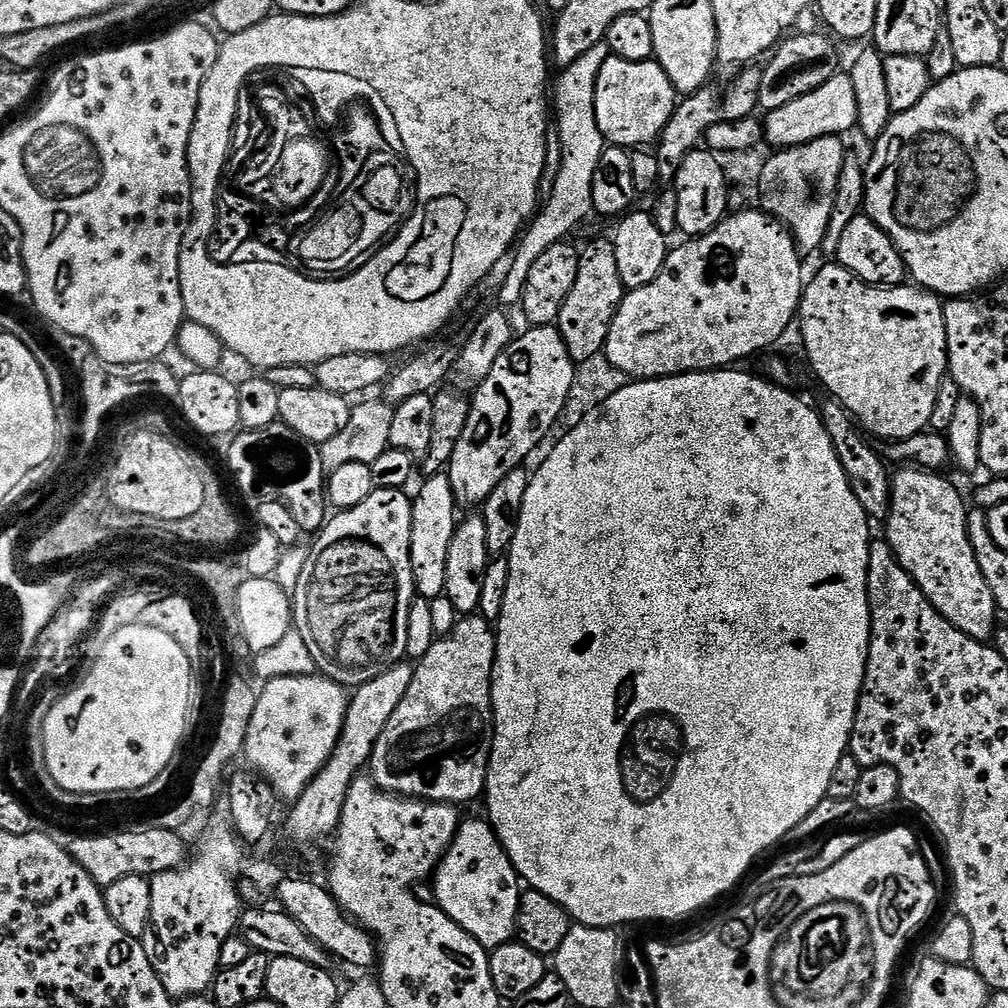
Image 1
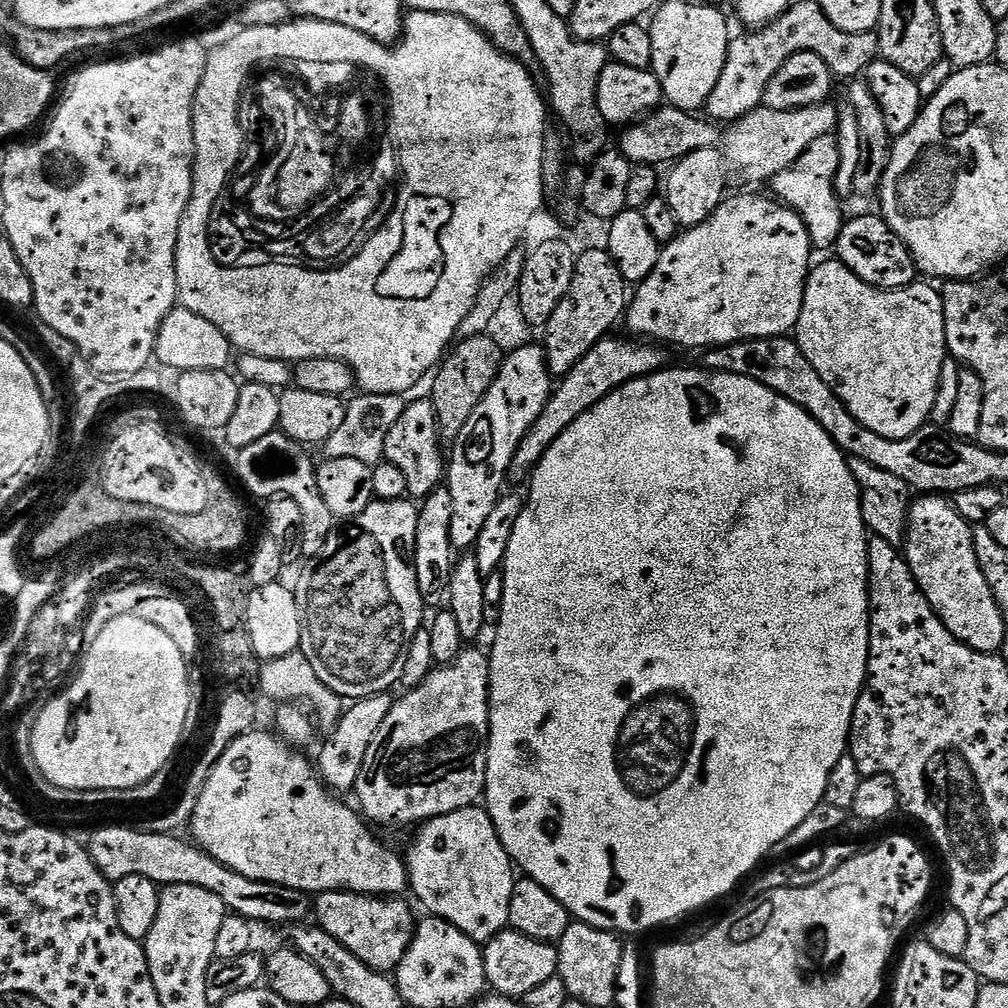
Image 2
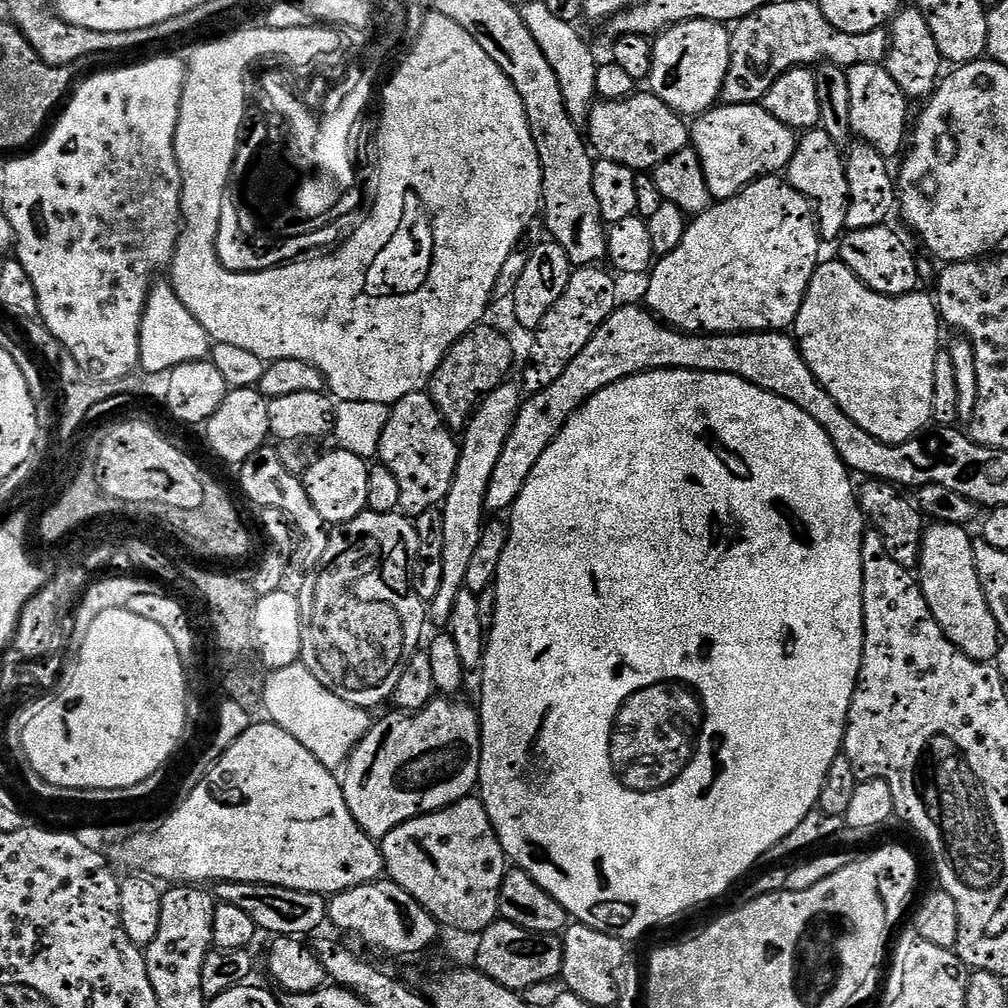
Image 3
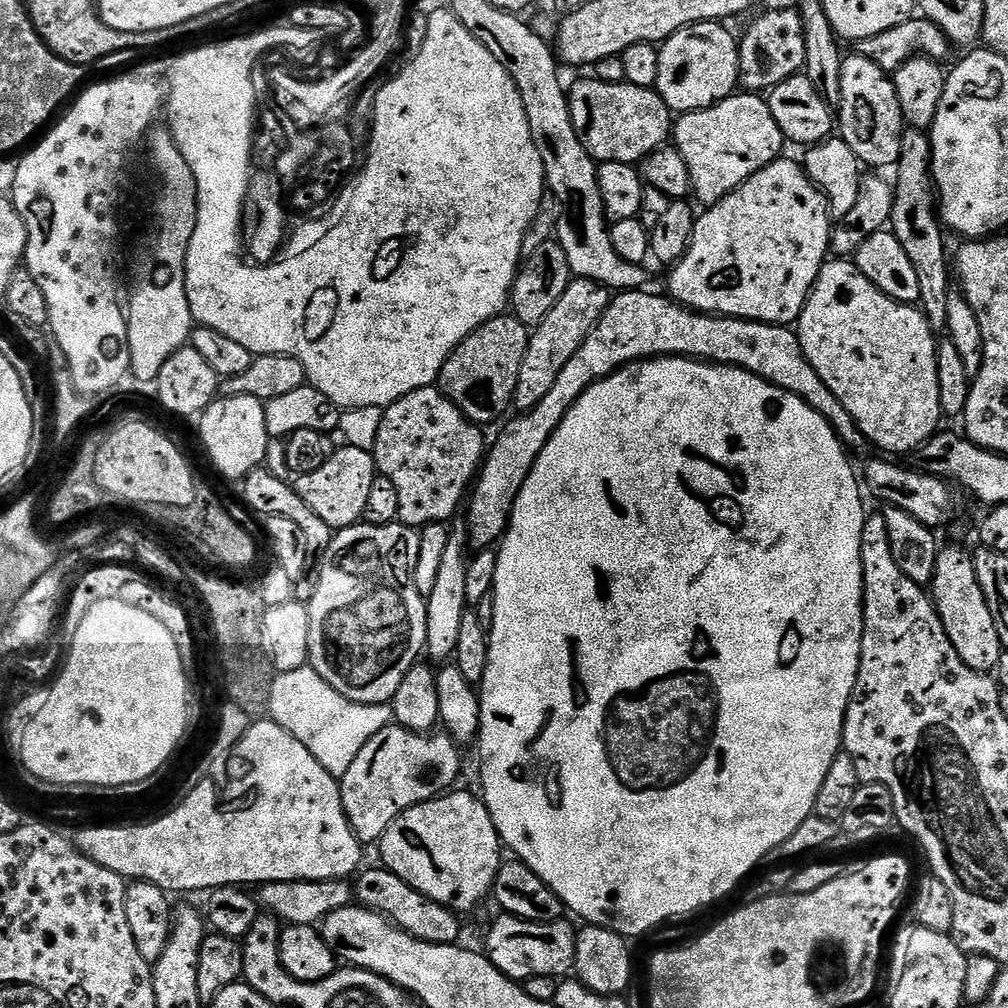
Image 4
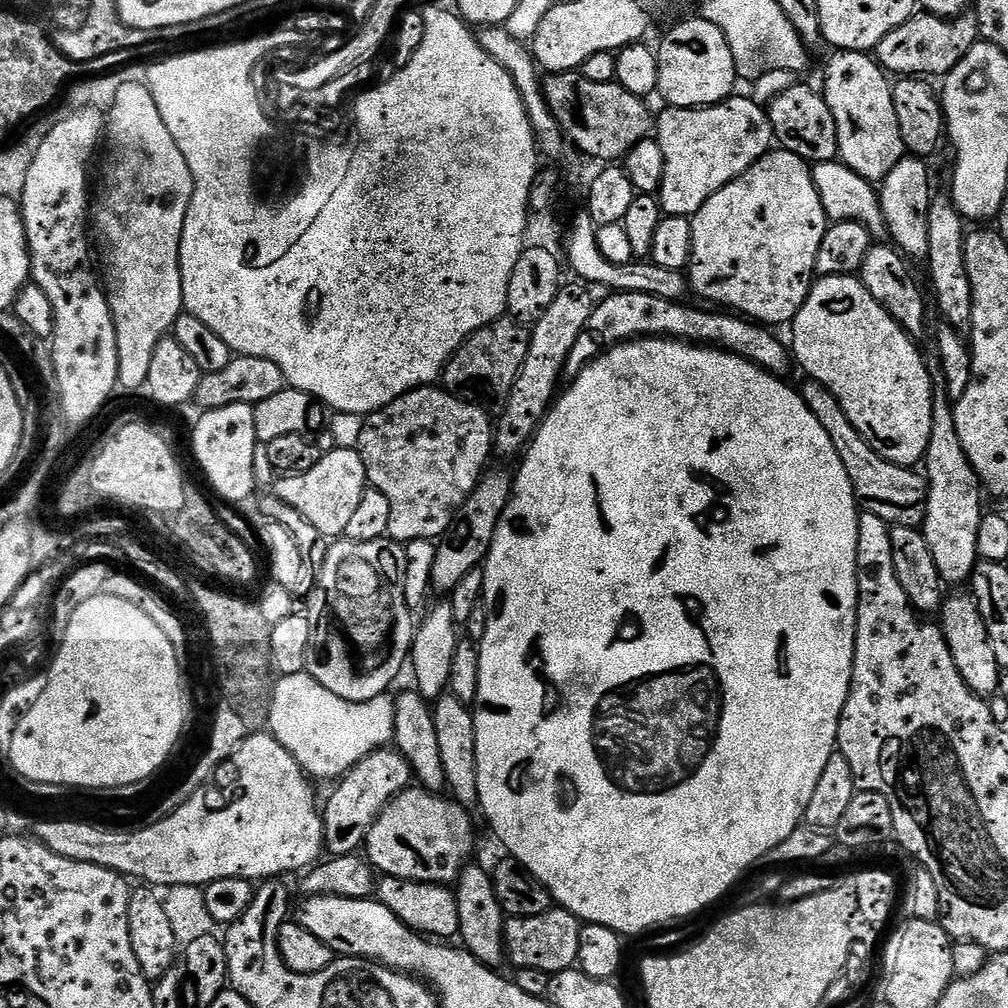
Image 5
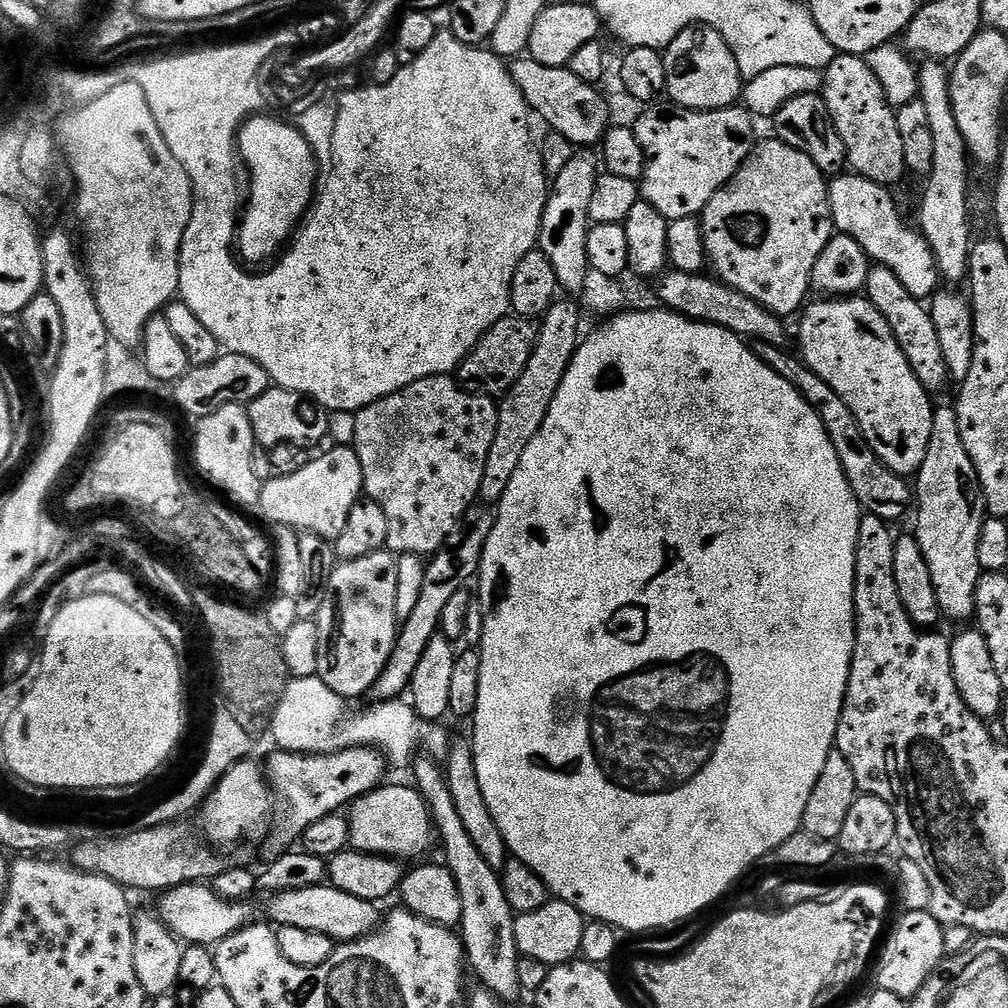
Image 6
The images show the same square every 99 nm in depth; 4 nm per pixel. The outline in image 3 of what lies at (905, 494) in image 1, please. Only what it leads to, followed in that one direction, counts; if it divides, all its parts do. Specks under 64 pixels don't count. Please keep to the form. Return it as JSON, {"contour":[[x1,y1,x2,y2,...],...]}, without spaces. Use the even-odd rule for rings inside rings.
{"contour":[[933,523,924,534,918,579,926,606,938,626,942,626,942,634,946,634,946,638,966,654,966,658,992,662,1000,652,1002,637,998,622,994,622,994,614,990,614,990,606,974,566,973,537,968,536,968,531,967,527,958,524]]}

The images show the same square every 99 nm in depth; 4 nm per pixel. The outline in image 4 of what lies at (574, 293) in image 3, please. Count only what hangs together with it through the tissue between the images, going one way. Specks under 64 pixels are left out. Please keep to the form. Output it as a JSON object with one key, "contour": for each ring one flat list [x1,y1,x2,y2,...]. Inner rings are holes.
{"contour":[[574,278,566,286,562,298,554,302,554,310,550,310,550,314,546,314,546,318,542,318,542,322,531,329,526,358,522,358,522,371,518,374,518,386,512,395,512,403,520,412,528,412,542,402,544,395,553,388,562,366,574,358,574,350,578,350,590,330,594,330,609,299,609,289,603,288,598,282]]}

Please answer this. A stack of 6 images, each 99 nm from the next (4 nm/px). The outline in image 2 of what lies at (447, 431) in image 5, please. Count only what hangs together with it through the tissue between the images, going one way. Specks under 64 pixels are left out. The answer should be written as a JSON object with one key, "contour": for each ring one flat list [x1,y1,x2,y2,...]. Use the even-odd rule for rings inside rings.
{"contour":[[431,399,416,400,413,404,412,401,405,403,402,418,398,418,398,422,394,422,394,426,390,427,390,434,386,434,384,460,402,470,402,475,406,477,409,497,423,498,441,487,446,476,446,456,445,453,444,456,440,453,440,448,440,427]]}

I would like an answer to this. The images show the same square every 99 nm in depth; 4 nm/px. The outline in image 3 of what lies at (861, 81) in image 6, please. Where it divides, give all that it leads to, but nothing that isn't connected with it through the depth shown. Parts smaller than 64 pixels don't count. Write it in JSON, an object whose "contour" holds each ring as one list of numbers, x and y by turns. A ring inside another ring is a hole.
{"contour":[[859,64,847,69,847,74,850,88,850,122,853,133,863,143,878,149,885,158,893,158,892,156,896,155,899,157,905,151,906,141,910,136,909,97,905,96,898,82,890,78,887,67,878,64]]}

